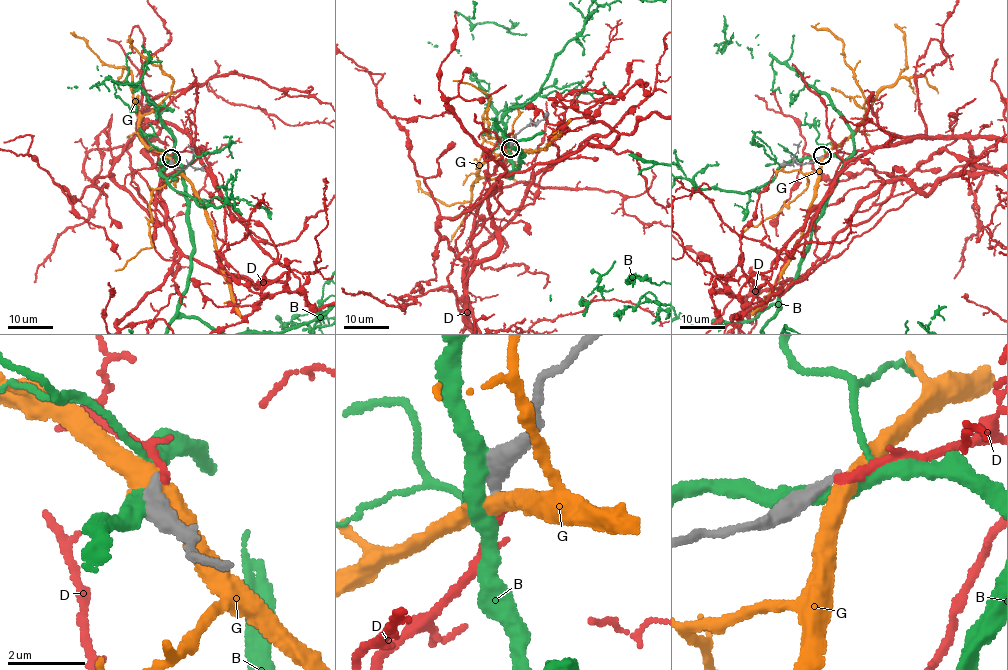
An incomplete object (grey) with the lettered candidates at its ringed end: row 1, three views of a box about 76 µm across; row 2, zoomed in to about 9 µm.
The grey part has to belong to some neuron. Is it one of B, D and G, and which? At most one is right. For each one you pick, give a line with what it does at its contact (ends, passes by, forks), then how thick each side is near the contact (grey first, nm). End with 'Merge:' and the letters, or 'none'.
Merge: none

